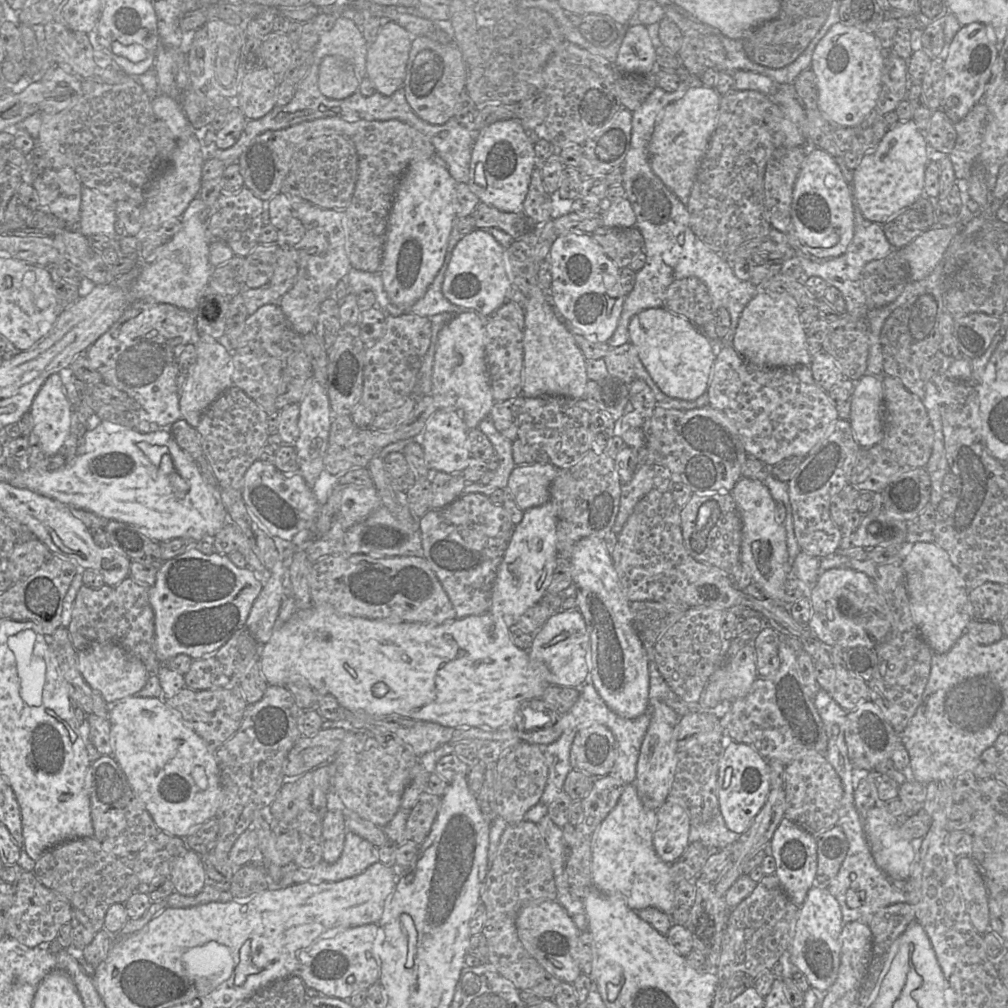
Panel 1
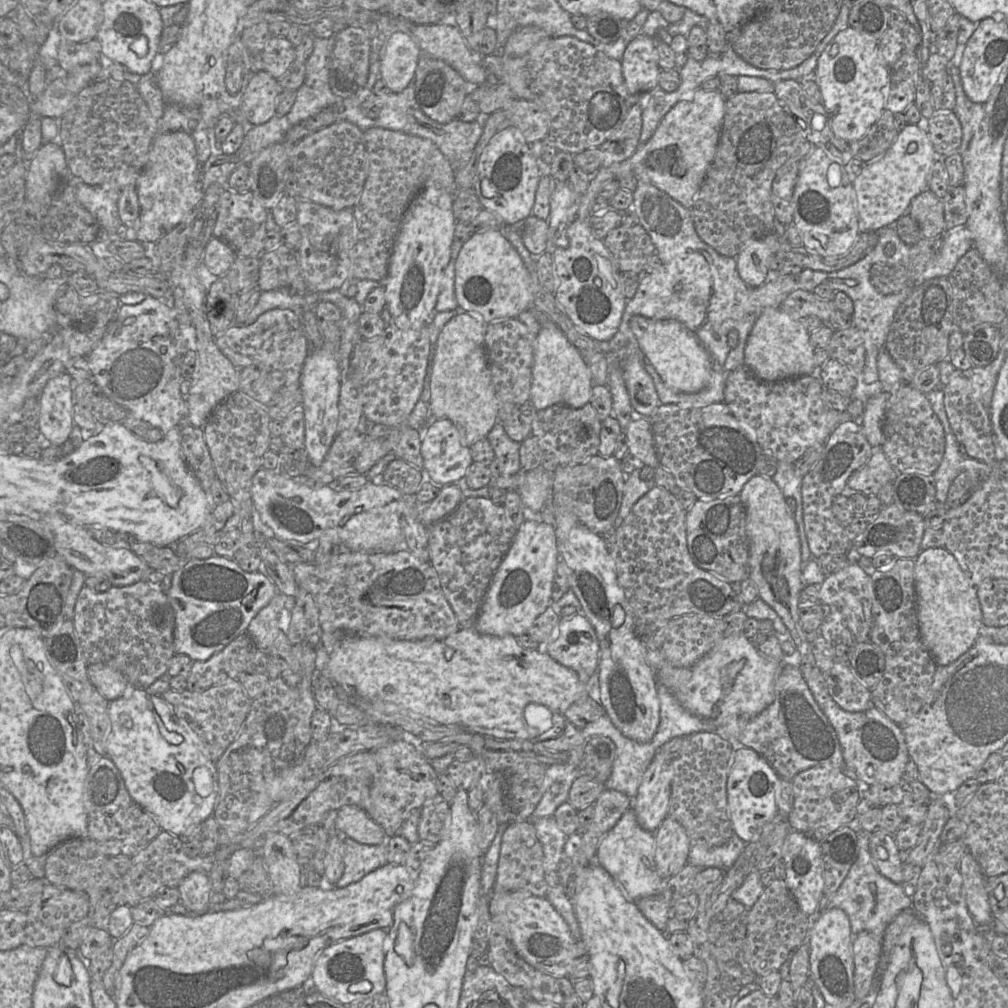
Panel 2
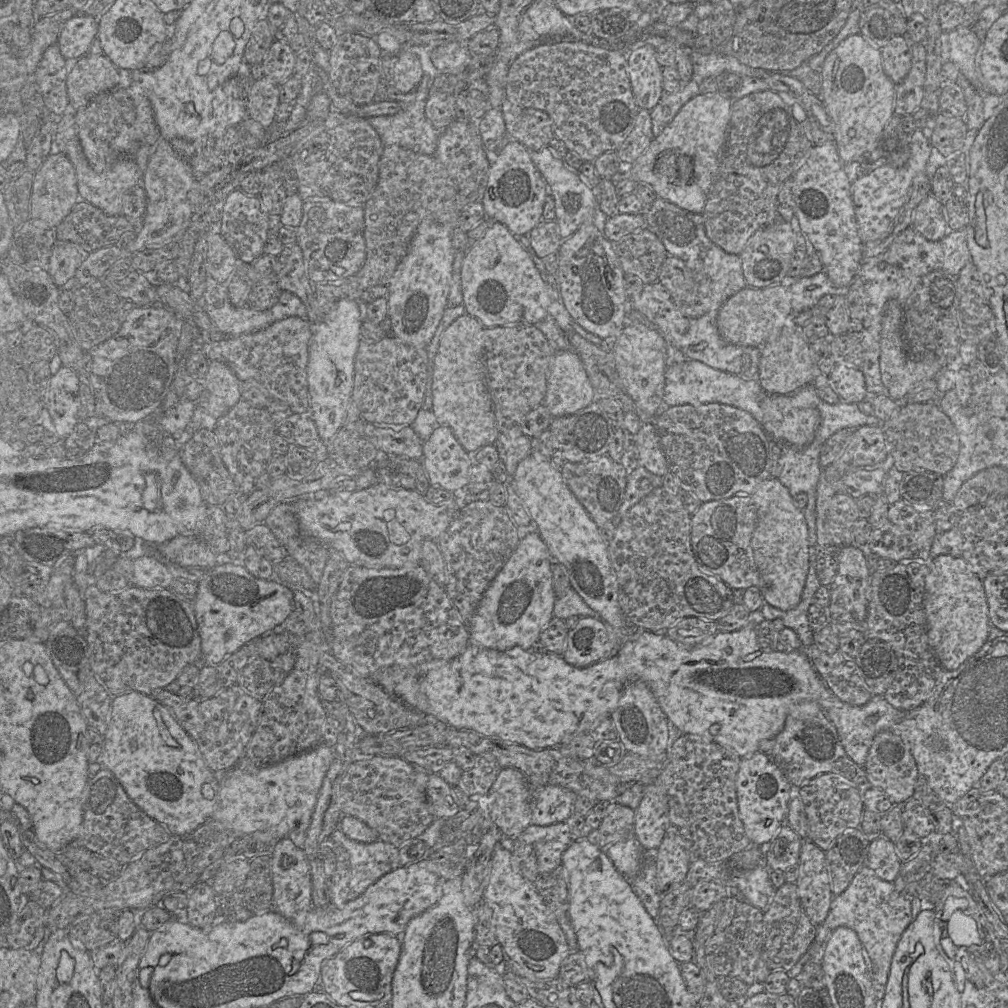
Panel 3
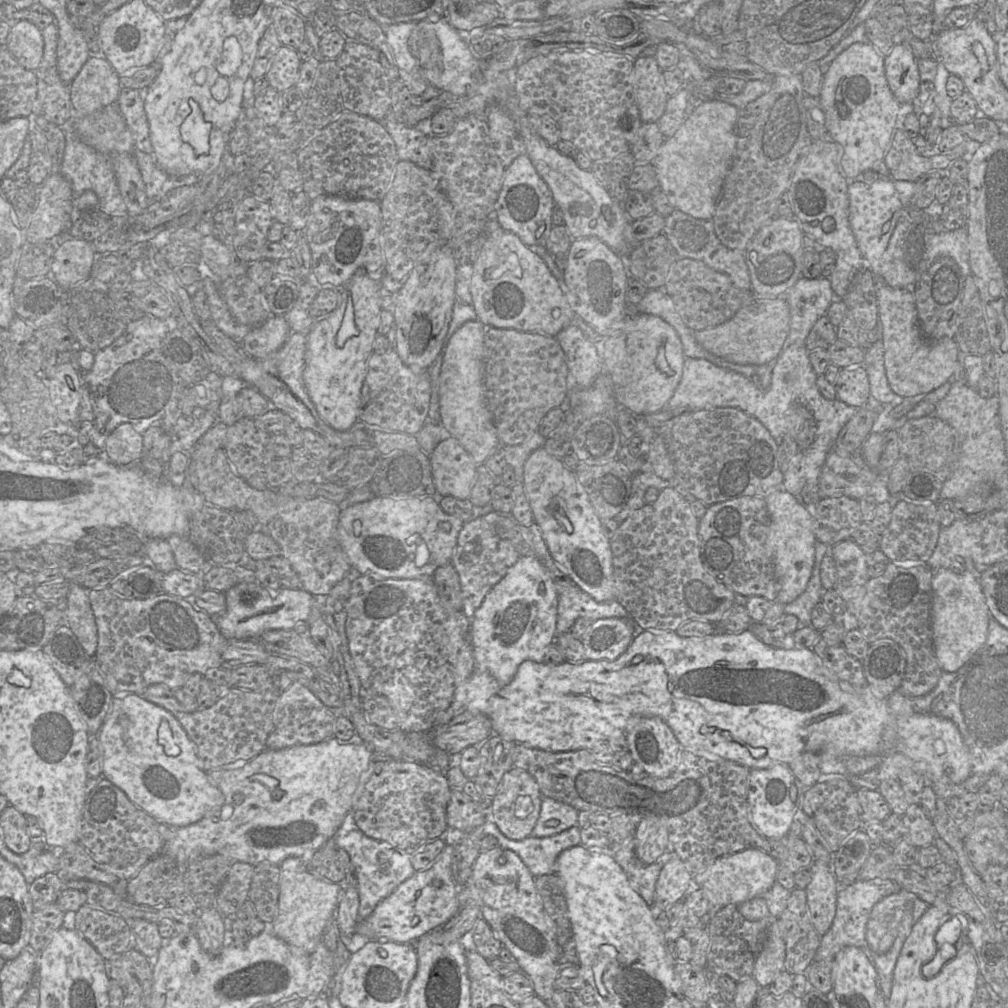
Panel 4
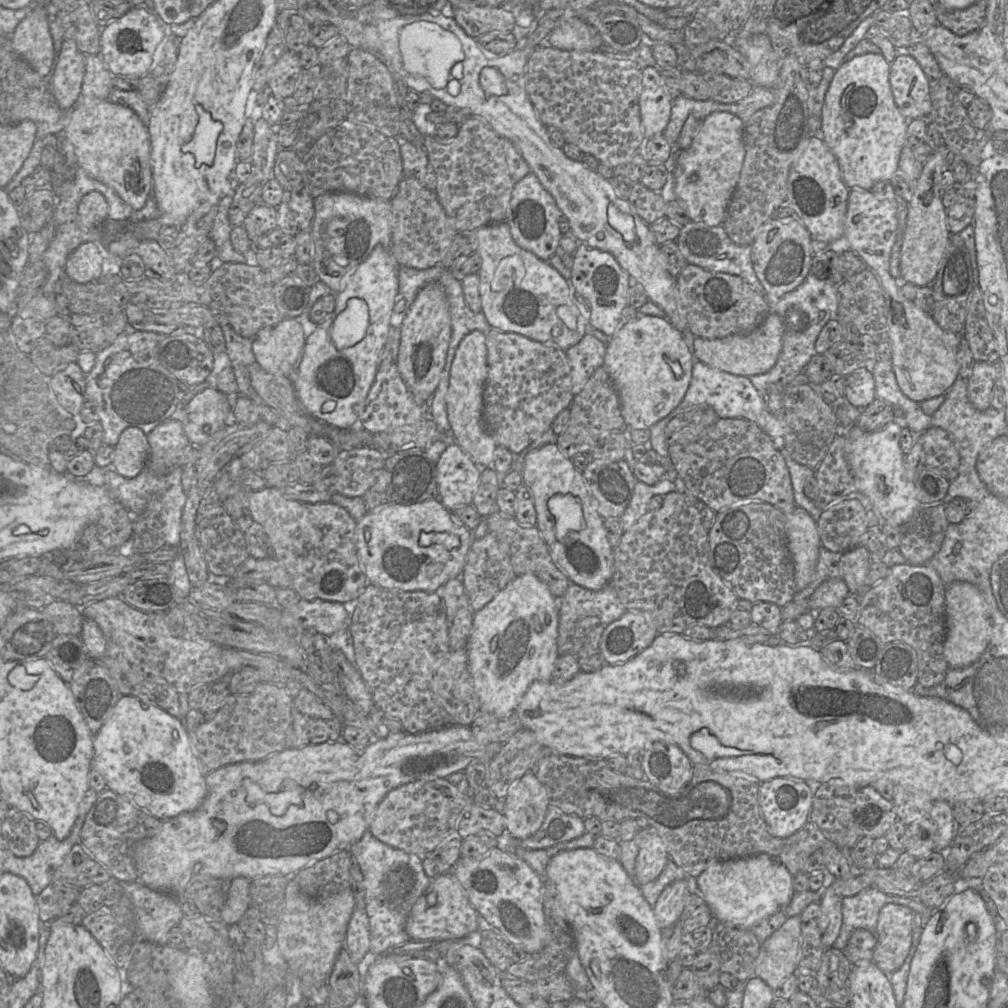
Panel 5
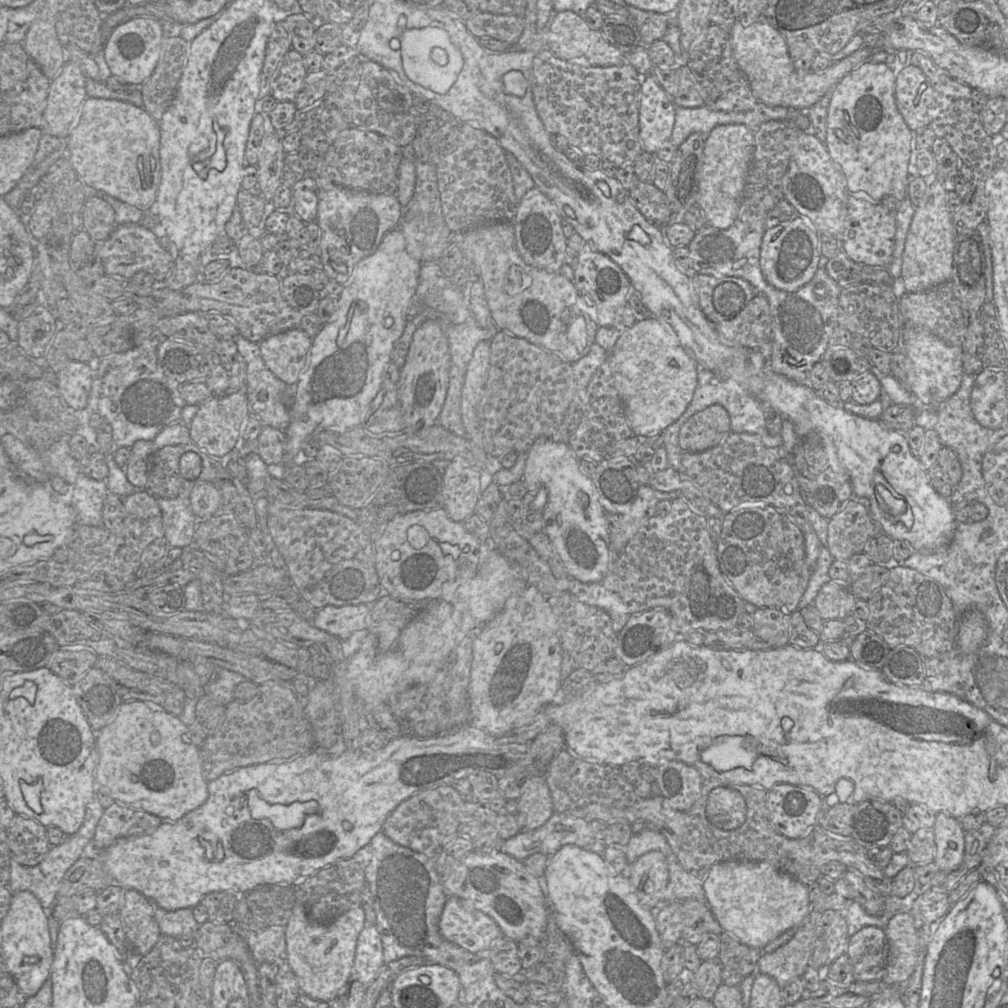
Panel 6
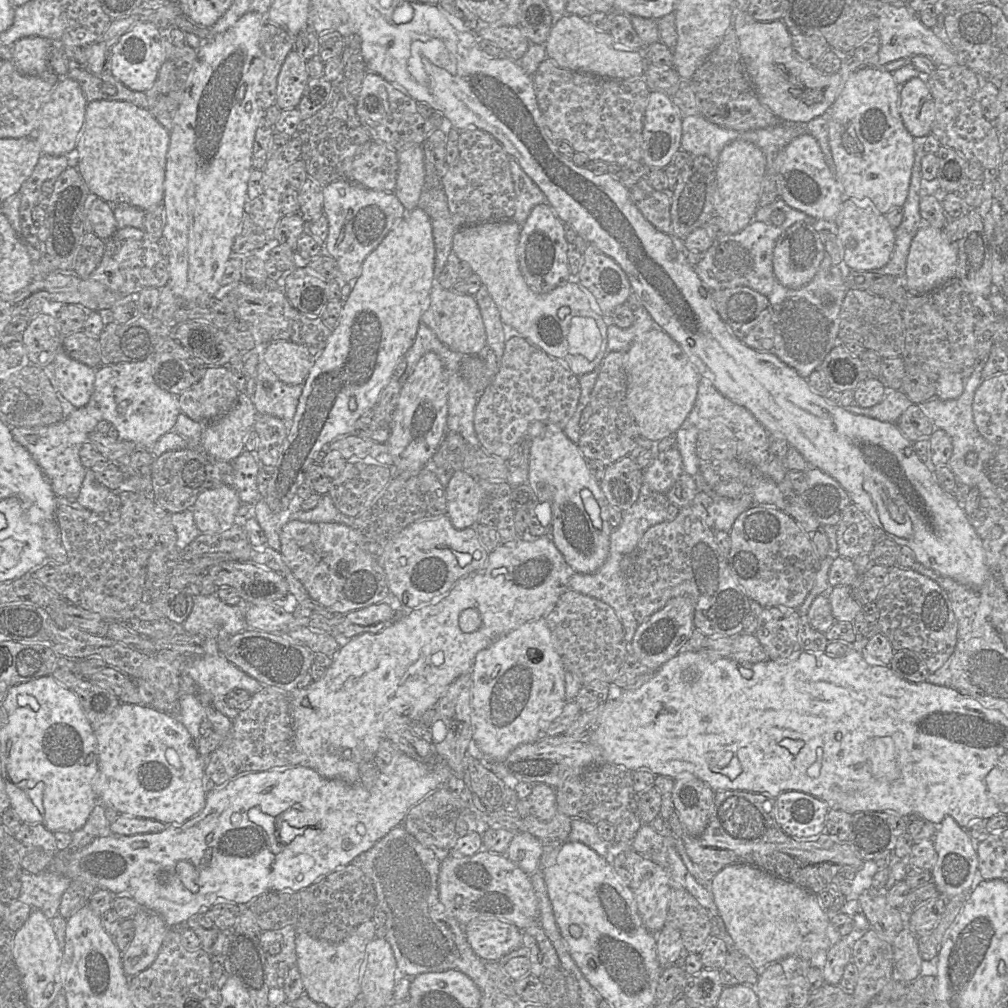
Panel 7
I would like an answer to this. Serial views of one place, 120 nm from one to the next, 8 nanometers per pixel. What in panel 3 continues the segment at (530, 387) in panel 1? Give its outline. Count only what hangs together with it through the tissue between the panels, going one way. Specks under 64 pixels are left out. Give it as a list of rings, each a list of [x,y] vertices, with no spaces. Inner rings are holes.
[[[572,349],[556,351],[547,371],[547,389],[541,405],[546,407],[553,417],[561,417],[577,413],[595,402],[596,399],[596,392],[579,355]]]

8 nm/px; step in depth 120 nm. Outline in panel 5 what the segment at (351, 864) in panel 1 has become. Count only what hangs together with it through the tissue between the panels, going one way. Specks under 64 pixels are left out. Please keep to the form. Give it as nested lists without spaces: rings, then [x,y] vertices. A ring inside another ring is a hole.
[[[369,831],[348,850],[359,865],[365,891],[365,912],[370,925],[370,950],[377,956],[387,954],[411,938],[405,931],[406,921],[415,901],[425,892],[430,879],[422,867],[422,859],[414,854],[390,847]]]

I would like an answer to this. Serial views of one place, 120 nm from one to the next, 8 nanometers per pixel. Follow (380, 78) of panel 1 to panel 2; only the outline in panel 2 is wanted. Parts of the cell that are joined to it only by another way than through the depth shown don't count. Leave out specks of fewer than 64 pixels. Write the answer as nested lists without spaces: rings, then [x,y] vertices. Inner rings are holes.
[[[396,31],[387,39],[381,75],[390,91],[400,93],[414,81],[422,52],[412,35]]]

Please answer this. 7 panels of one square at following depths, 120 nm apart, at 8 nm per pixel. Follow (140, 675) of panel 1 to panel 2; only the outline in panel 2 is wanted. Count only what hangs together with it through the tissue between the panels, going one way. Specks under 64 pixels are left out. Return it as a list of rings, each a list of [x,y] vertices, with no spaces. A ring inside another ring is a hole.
[[[105,663],[89,664],[87,675],[95,689],[108,701],[125,695],[132,687],[120,671]]]

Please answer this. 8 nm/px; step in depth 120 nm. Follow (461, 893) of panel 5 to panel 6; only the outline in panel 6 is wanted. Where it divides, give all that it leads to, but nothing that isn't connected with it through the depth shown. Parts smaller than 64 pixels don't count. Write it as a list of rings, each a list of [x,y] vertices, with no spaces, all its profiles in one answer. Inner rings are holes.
[[[448,896],[439,920],[441,935],[450,942],[472,953],[486,953],[492,942],[503,933],[497,923],[488,915],[477,910],[465,899]]]

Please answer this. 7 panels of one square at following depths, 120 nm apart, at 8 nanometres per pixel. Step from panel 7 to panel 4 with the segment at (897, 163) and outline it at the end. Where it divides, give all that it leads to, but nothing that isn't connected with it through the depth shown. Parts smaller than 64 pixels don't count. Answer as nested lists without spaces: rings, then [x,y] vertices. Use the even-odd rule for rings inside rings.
[[[857,42],[843,50],[824,75],[819,100],[825,109],[826,127],[839,149],[839,167],[848,180],[870,170],[875,162],[883,161],[896,130],[900,108],[885,76],[884,56],[871,43]]]

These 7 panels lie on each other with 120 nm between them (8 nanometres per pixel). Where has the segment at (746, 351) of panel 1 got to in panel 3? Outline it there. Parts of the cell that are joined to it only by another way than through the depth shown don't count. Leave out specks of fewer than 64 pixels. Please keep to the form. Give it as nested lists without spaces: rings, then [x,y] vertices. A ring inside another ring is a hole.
[[[788,323],[779,337],[761,347],[759,360],[759,379],[767,394],[793,394],[808,384],[812,384],[822,373],[819,366],[812,360],[810,344],[803,336],[803,327]]]

